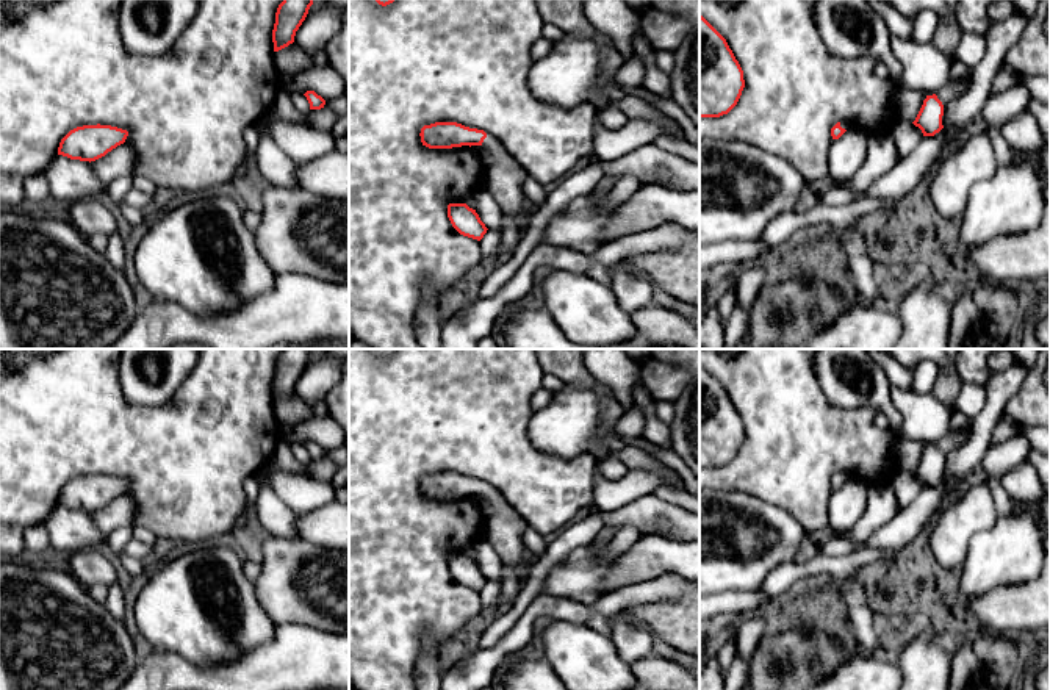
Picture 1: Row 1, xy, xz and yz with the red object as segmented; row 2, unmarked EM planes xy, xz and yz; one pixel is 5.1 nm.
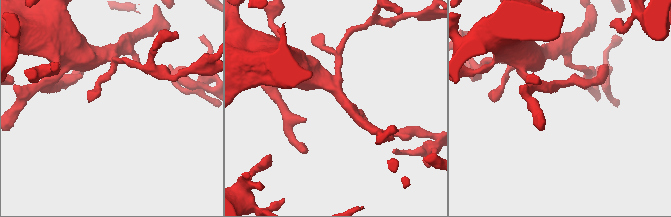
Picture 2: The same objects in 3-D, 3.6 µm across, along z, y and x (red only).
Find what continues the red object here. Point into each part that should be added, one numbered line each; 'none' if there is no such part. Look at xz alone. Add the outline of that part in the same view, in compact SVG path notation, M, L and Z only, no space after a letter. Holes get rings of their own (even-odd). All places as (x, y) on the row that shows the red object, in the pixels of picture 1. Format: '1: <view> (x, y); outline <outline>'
1: xz (506, 179); outline M487 133L482 147L493 155L493 163L485 167L485 191L493 196L504 216L510 216L523 225L526 171L490 133Z

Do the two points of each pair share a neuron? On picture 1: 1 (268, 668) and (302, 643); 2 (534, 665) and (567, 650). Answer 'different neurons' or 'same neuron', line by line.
1: same neuron
2: different neurons

